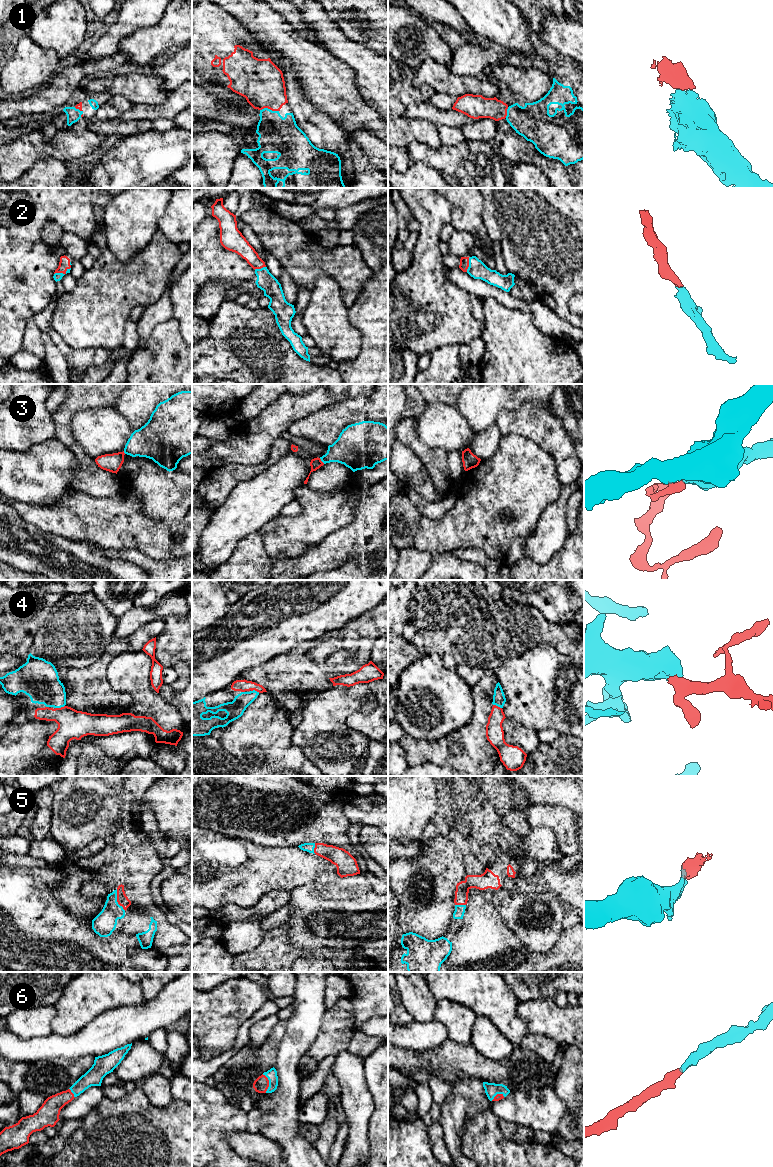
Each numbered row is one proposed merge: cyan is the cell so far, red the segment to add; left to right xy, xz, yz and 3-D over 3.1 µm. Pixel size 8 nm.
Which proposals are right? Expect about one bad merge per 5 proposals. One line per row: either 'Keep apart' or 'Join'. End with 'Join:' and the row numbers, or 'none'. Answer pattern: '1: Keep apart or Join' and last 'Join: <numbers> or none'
1: Join
2: Join
3: Keep apart
4: Join
5: Join
6: Join
Join: 1, 2, 4, 5, 6

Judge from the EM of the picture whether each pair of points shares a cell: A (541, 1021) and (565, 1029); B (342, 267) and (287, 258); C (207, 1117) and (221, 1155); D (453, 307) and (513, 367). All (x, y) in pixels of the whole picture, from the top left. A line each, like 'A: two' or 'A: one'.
A: one
B: one
C: one
D: two

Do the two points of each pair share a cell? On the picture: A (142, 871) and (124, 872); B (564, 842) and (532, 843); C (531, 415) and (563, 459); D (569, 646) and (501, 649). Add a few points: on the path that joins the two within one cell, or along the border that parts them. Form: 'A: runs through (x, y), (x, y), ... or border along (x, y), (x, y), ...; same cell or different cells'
A: runs through (138, 871), (128, 871); same cell
B: border along (539, 826), (548, 826), (552, 830), (563, 856); different cells
C: runs through (541, 426), (561, 448); same cell
D: runs through (552, 635), (518, 635); same cell

